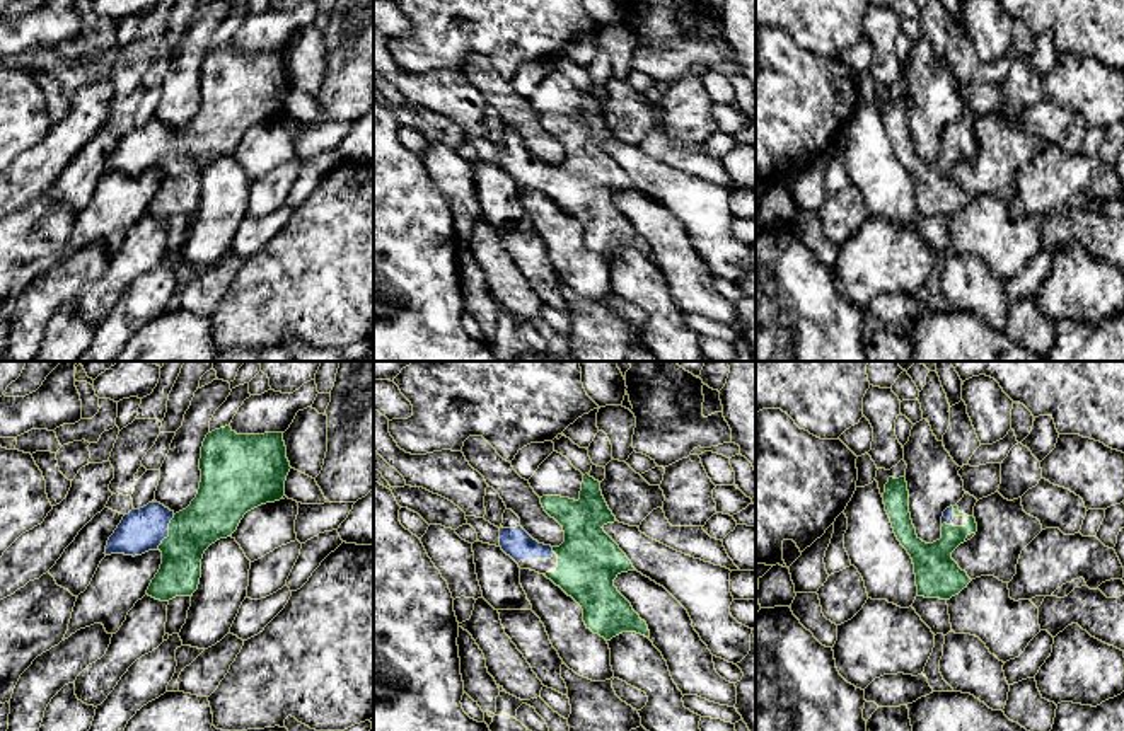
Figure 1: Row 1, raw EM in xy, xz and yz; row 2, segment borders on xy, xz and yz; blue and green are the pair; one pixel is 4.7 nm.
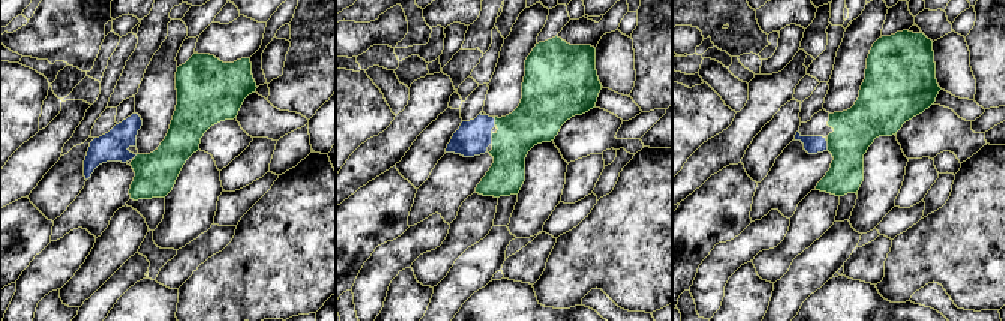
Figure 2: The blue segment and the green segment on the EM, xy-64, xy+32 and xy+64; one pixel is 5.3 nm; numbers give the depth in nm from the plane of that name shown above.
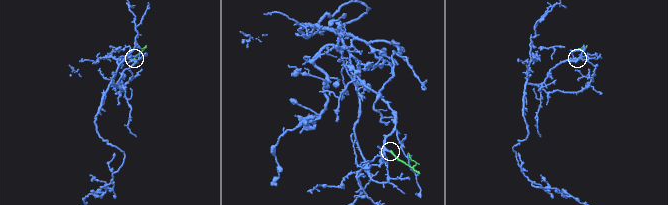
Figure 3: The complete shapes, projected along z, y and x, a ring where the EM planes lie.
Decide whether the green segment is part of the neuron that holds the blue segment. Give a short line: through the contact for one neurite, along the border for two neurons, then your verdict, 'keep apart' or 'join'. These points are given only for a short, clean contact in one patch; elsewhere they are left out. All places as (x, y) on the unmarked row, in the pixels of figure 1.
line xy (140, 149), (168, 150), (191, 150), (215, 132); join

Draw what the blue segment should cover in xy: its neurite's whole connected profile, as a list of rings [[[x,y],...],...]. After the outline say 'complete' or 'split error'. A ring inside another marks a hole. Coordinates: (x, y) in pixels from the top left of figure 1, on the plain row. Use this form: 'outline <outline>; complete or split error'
outline [[[230,43],[206,53],[201,101],[191,123],[174,131],[160,121],[131,128],[109,155],[106,174],[162,170],[147,213],[169,220],[193,215],[205,169],[232,155],[244,133],[285,114],[290,90],[283,51],[237,53]]]; split error

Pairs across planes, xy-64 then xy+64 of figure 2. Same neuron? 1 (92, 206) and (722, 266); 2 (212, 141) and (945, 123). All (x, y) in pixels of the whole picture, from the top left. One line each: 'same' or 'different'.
1: different
2: same

